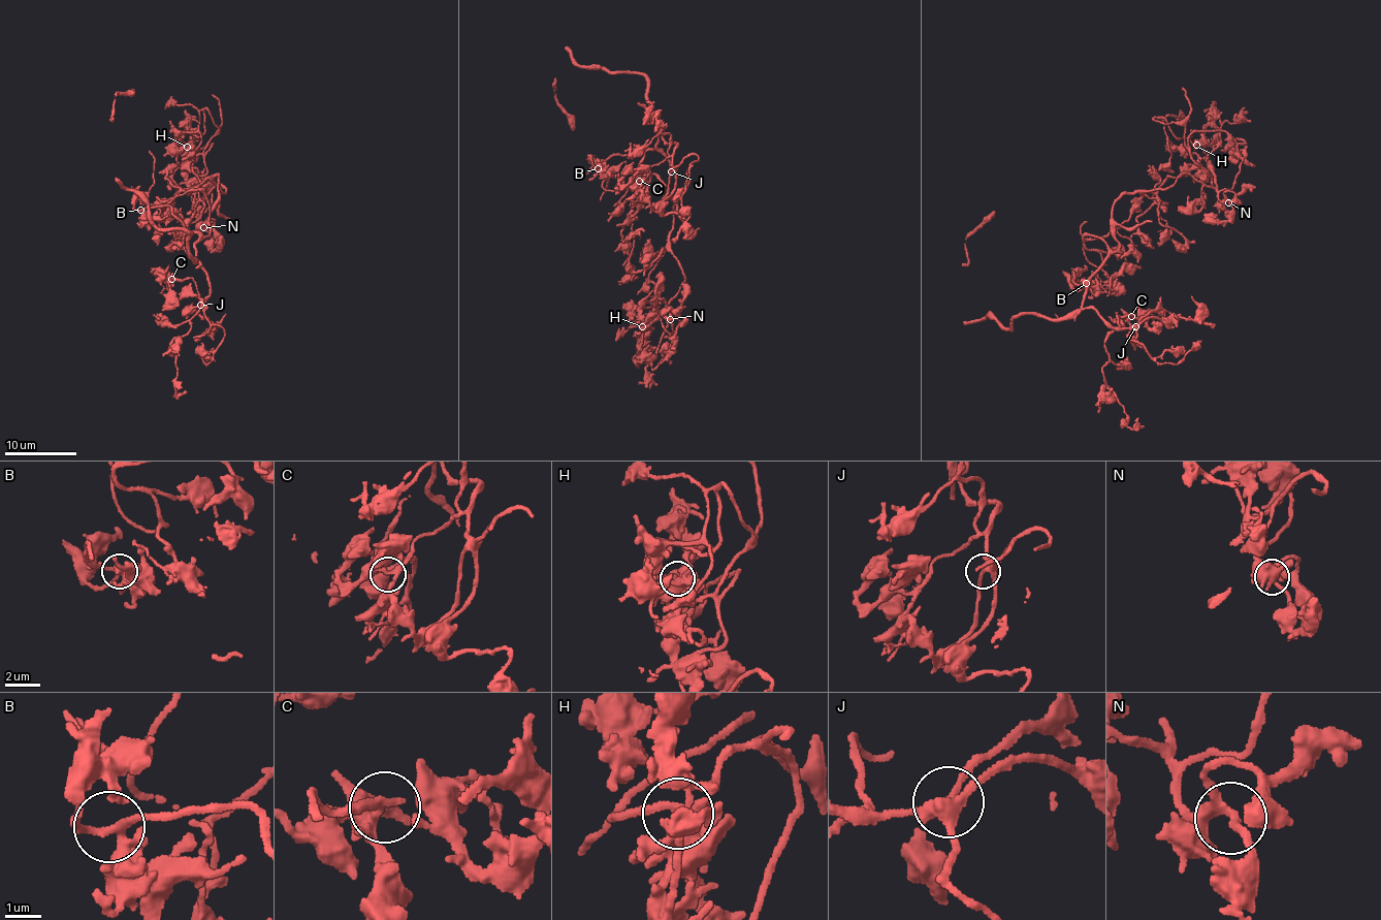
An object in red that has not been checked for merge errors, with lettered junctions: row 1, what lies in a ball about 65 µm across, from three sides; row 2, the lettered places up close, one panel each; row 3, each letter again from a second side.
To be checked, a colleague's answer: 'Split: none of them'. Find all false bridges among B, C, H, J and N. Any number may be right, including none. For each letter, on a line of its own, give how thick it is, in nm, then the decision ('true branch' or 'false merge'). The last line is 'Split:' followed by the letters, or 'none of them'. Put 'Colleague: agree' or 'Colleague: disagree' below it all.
B: 260 nm | true branch
C: 280 nm | true branch
H: 440 nm | true branch
J: 320 nm | true branch
N: 240 nm | true branch
Split: none of them
Colleague: agree

